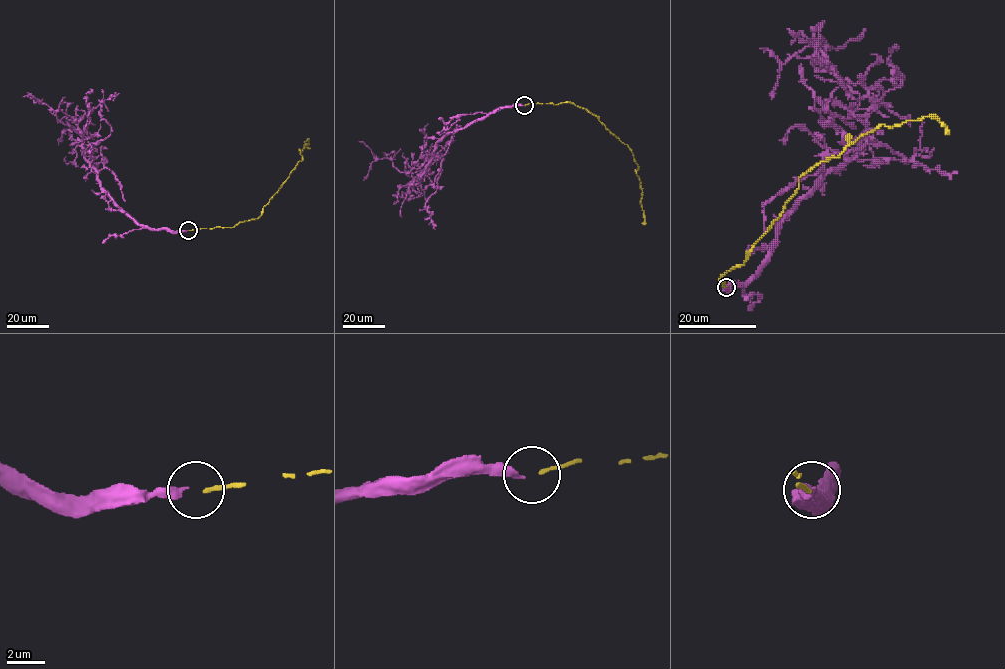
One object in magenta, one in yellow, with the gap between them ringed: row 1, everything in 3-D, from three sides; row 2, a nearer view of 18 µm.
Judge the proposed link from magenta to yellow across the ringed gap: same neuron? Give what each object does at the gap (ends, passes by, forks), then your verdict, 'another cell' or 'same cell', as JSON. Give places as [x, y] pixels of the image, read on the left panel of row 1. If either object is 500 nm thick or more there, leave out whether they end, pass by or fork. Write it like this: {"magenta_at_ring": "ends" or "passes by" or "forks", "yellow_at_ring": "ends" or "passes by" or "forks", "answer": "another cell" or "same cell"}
{"magenta_at_ring": "ends", "yellow_at_ring": "ends", "answer": "another cell"}

